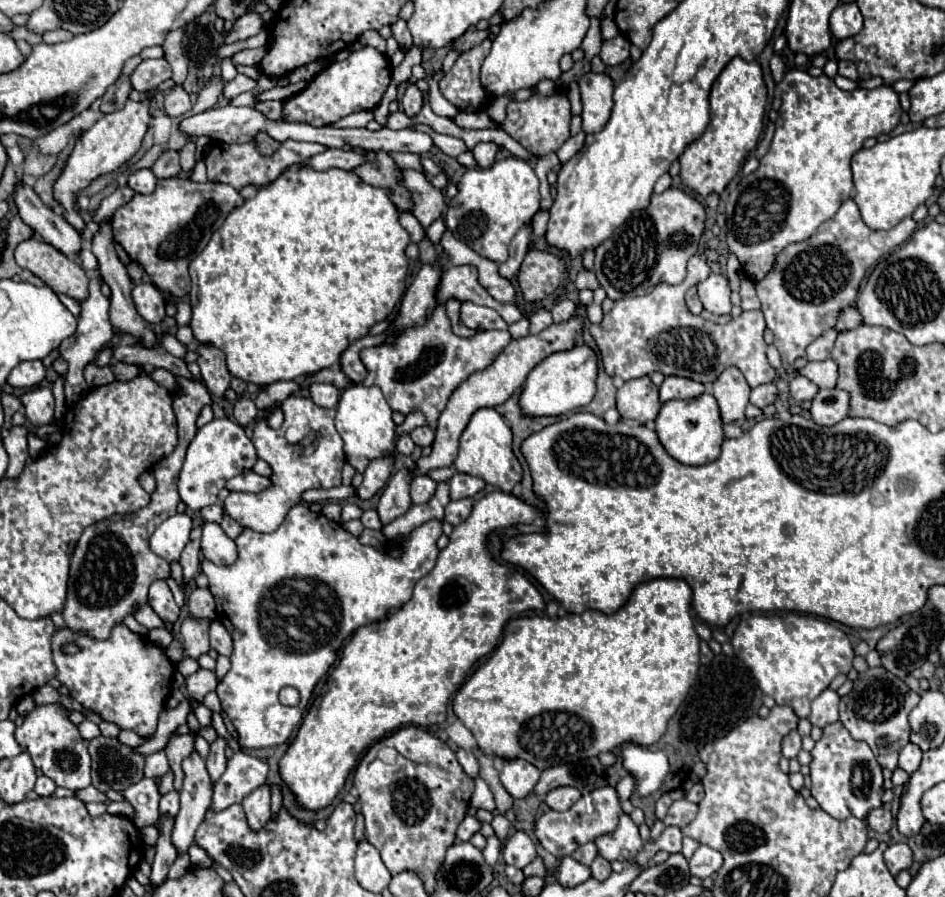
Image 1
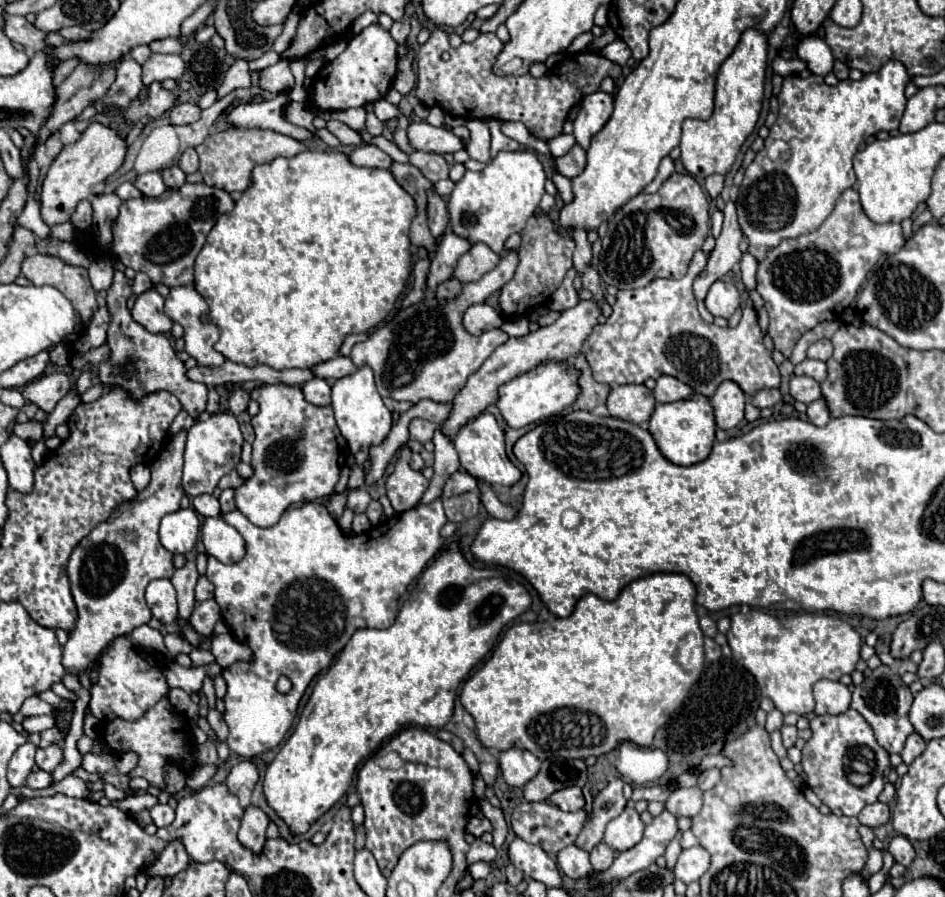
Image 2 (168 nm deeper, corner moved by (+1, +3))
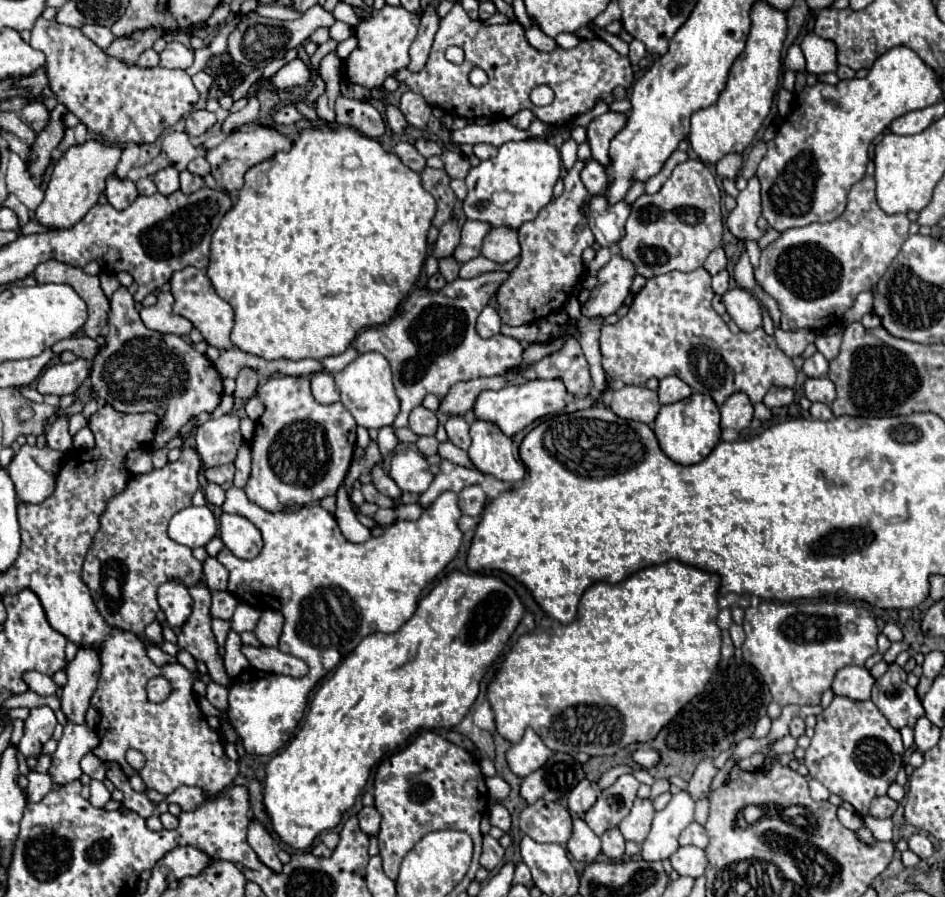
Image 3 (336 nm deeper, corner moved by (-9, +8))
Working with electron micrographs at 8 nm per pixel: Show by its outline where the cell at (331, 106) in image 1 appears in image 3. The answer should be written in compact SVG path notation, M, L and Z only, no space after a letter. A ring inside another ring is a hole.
M384 5L380 13L370 17L368 21L360 23L356 27L356 37L358 37L358 49L352 51L352 55L344 61L344 71L346 79L350 83L358 83L366 89L380 87L386 77L394 75L394 71L404 69L410 63L408 49L416 37L418 31L418 21L420 15L406 11L404 7L394 7L394 5Z

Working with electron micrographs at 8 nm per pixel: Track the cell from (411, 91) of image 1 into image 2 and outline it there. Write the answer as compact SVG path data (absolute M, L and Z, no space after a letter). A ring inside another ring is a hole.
M408 50L406 58L402 58L402 60L398 62L398 74L396 74L396 80L394 80L394 88L396 88L402 96L410 94L410 92L414 90L414 86L416 86L416 74L414 74L414 70L412 70L412 58L414 58L414 54Z

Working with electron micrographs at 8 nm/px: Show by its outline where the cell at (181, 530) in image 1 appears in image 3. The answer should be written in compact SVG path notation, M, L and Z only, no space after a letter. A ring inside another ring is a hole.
M188 507L170 519L168 535L190 549L204 547L218 533L216 517L208 507Z

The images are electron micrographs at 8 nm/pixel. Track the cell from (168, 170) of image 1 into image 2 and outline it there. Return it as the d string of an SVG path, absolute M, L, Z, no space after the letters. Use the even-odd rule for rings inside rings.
M168 166L162 170L162 178L164 178L164 184L168 188L180 188L184 182L186 182L186 174L180 170L180 166Z

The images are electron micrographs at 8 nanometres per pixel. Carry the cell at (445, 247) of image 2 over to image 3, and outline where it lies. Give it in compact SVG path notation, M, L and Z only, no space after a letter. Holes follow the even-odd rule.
M466 221L462 227L462 239L460 245L454 251L454 259L460 263L466 263L474 257L480 255L482 249L482 241L486 237L486 233L490 231L490 223L482 223L482 221Z

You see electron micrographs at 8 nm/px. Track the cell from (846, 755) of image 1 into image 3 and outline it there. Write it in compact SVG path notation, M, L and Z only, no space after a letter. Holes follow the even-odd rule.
M836 695L830 707L816 719L814 737L804 757L810 777L820 781L830 793L840 795L858 813L866 815L870 801L886 795L902 767L906 749L900 733L884 719L872 701L854 701L842 695Z

